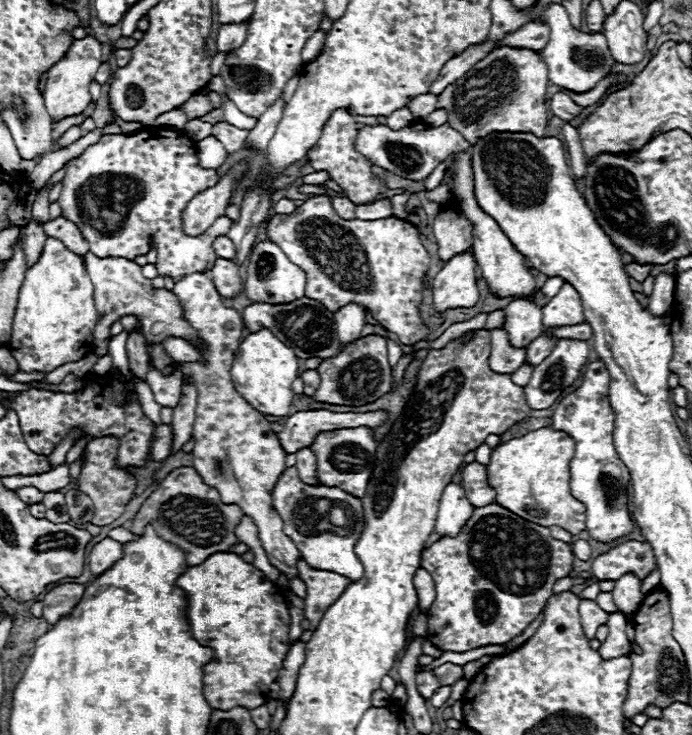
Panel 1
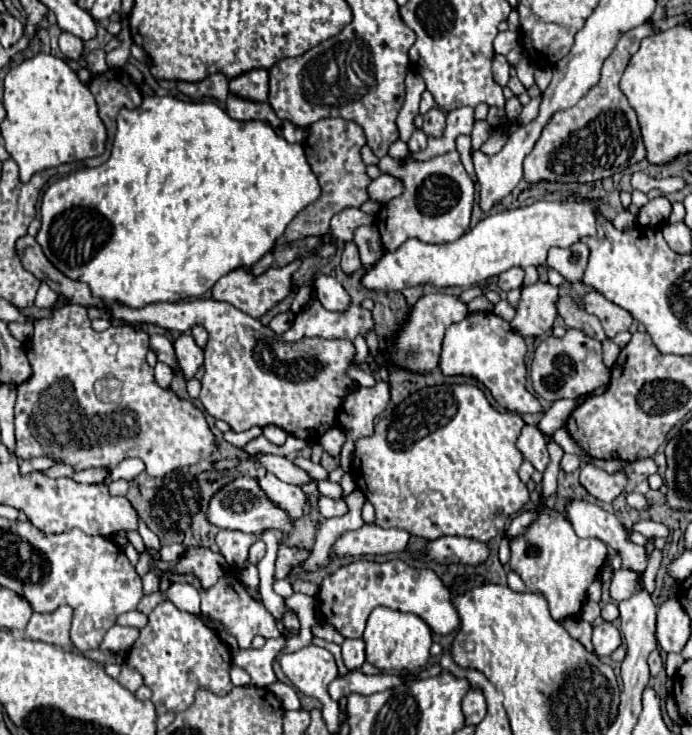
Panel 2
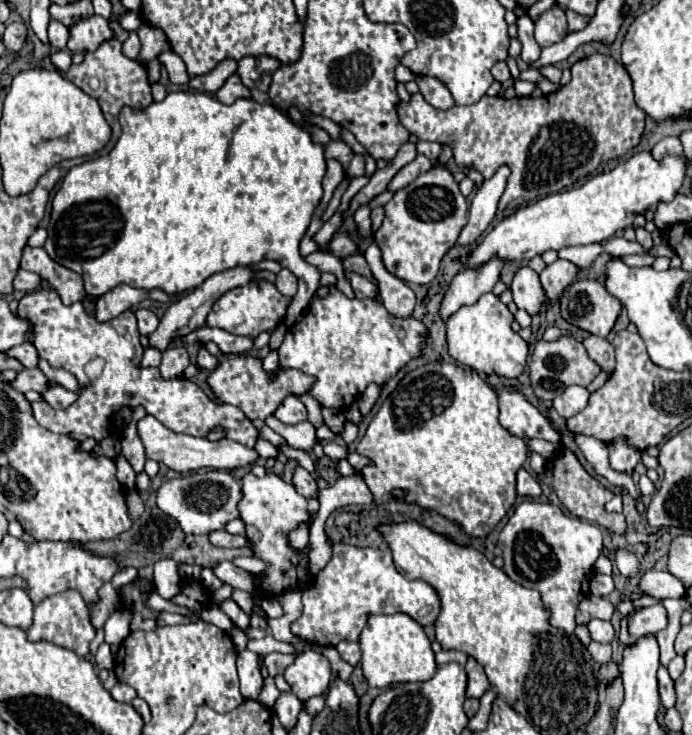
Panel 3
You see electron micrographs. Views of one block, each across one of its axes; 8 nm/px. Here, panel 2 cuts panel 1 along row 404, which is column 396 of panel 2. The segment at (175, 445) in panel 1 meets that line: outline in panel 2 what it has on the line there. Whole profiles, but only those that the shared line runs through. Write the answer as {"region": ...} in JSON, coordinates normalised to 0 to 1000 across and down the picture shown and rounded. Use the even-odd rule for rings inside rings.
{"region":[[[552,237],[549,242],[538,245],[538,250],[532,253],[535,272],[549,275],[549,278],[558,278],[561,272],[578,267],[581,261],[584,261],[584,250],[581,250],[581,245],[572,242],[572,239],[564,239],[564,237]]]}

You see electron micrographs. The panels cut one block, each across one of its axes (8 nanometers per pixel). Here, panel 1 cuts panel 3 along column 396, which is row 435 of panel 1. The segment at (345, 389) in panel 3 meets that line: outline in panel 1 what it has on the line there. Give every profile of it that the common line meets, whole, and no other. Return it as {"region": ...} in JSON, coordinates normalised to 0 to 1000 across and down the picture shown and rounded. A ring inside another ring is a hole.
{"region":[[[529,580],[462,588],[462,593],[457,593],[454,604],[448,607],[448,612],[460,623],[457,648],[462,659],[477,661],[477,664],[491,664],[514,678],[526,675],[526,664],[535,653],[538,634],[540,634],[540,615],[543,615],[543,599]]]}

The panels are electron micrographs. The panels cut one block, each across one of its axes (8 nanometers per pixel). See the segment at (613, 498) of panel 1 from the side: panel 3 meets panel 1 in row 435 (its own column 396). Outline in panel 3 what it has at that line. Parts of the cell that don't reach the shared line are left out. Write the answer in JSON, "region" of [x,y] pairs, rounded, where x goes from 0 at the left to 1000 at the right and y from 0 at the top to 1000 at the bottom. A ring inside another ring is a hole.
{"region":[[[483,740],[480,743],[483,754],[477,767],[462,776],[448,795],[439,800],[439,811],[436,811],[436,838],[422,849],[422,860],[431,863],[434,868],[439,868],[442,873],[448,873],[451,879],[486,879],[494,871],[517,871],[529,844],[535,835],[572,835],[572,833],[584,833],[590,838],[595,838],[604,849],[618,852],[627,849],[633,835],[636,835],[636,811],[633,805],[610,792],[610,789],[587,789],[569,770],[566,762],[566,751],[561,743],[552,746],[514,746],[514,743],[503,743],[503,740]],[[621,824],[624,830],[618,835],[607,835],[610,827]]]}

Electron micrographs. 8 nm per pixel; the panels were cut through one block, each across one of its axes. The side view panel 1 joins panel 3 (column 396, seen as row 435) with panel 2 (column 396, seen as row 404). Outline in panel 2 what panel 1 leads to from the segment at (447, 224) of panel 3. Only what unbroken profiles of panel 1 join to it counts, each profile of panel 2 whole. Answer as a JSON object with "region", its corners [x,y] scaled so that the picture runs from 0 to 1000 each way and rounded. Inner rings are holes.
{"region":[[[659,204],[647,207],[647,210],[639,210],[639,212],[630,212],[624,218],[616,218],[616,220],[598,220],[598,218],[592,218],[587,223],[578,223],[578,218],[555,212],[555,215],[549,215],[546,229],[552,234],[575,239],[584,248],[584,256],[587,256],[581,261],[581,267],[566,269],[543,291],[543,307],[549,313],[552,332],[555,332],[558,343],[572,343],[590,324],[604,324],[604,327],[618,329],[618,332],[656,329],[656,327],[662,327],[676,313],[679,291],[682,291],[682,278],[685,278],[685,248],[676,239],[676,234],[671,231],[671,226],[668,226],[665,212],[662,212]]]}

